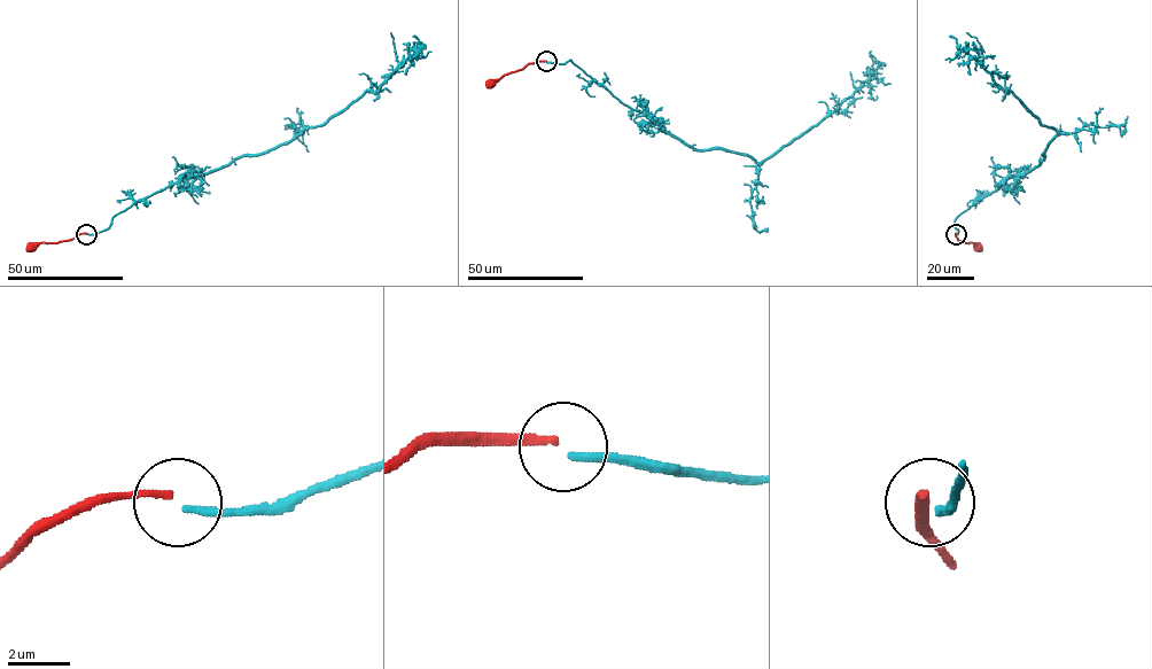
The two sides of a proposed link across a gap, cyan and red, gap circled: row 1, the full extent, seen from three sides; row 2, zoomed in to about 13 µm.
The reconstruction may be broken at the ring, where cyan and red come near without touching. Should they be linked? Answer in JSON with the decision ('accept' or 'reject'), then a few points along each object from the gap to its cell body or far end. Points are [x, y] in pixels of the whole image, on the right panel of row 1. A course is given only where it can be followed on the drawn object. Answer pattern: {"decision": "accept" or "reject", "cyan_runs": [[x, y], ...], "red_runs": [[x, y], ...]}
{"decision": "reject", "cyan_runs": [[956, 234], [955, 218], [959, 214], [1009, 178], [1035, 168], [1057, 135], [949, 37]], "red_runs": [[956, 233], [959, 240], [972, 242], [981, 250]]}

